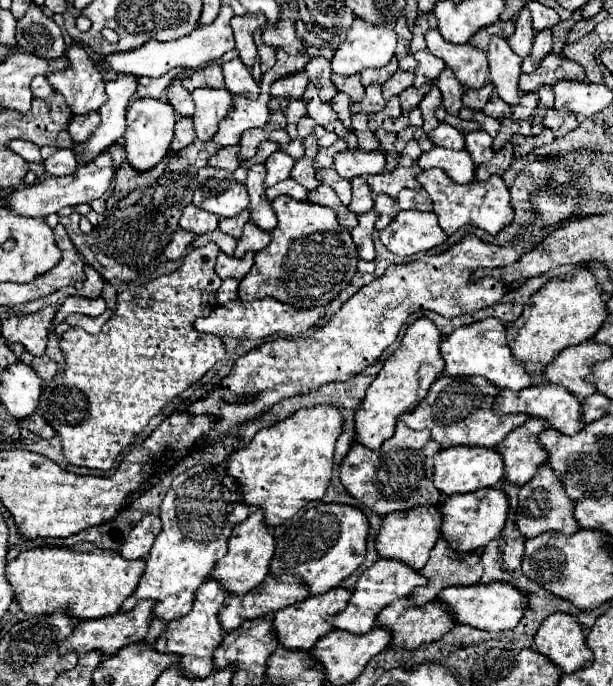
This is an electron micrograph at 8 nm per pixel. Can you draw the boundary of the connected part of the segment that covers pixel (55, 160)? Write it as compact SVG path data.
M58 149L52 157L48 157L44 161L44 167L46 167L46 173L52 175L52 177L64 177L64 175L72 175L76 173L76 157L74 157L74 151L72 149Z

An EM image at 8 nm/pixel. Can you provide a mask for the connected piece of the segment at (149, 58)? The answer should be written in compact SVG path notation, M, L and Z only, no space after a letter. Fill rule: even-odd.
M228 5L222 7L222 11L218 13L218 17L202 27L202 29L194 29L190 35L186 35L184 39L174 39L168 43L160 43L156 39L146 41L142 47L136 47L136 51L120 51L120 53L110 53L104 55L100 59L100 63L116 73L132 73L132 75L144 75L144 77L160 77L164 73L168 73L174 67L182 67L182 69L200 69L212 61L218 61L226 51L230 51L234 47L234 37L232 37L232 29L230 29L230 19L234 17L232 9Z

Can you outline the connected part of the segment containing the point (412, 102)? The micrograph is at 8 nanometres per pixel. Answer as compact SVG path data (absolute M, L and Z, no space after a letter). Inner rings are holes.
M432 79L432 83L424 83L424 87L408 87L408 89L404 89L398 97L400 97L400 105L402 105L402 113L408 113L410 109L414 109L414 107L418 107L418 103L420 103L420 99L430 91L430 87L432 85L436 85L436 79Z

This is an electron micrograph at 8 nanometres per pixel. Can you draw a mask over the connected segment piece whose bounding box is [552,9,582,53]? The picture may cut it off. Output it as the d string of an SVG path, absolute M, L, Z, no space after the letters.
M576 9L566 21L560 21L556 27L552 27L552 35L554 35L554 53L562 53L562 47L564 47L564 43L566 43L566 39L568 39L568 33L570 33L570 29L572 29L572 25L576 23L576 21L580 21L582 19L582 13L580 13L580 9Z

